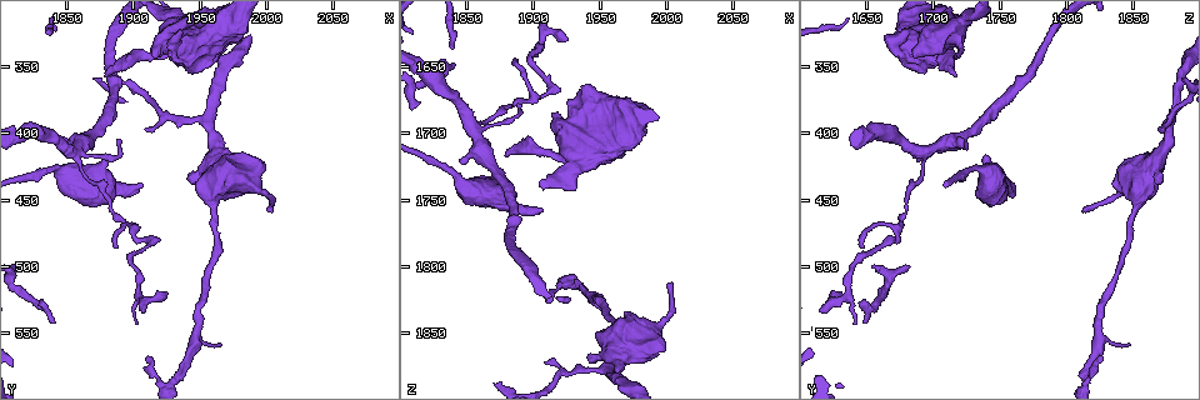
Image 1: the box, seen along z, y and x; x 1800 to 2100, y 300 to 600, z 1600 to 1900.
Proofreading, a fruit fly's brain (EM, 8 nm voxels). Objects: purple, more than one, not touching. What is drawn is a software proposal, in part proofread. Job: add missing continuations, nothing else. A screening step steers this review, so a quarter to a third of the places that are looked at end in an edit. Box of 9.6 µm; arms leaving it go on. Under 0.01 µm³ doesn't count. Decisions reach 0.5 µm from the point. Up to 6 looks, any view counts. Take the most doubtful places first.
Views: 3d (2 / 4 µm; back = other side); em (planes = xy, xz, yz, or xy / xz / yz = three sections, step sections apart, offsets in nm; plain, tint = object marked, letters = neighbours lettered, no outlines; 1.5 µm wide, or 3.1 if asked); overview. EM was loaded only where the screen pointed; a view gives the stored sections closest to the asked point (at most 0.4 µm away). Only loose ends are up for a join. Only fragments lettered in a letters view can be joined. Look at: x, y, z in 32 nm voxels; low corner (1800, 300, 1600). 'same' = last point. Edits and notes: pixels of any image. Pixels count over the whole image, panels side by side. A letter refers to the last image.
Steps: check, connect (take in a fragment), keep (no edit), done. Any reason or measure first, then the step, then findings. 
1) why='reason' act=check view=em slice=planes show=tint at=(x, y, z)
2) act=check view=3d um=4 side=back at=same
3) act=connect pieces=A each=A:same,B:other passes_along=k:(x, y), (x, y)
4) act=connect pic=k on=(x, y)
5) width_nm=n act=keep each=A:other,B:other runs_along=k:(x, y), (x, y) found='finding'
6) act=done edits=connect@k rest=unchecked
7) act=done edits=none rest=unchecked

why='branch stops here' act=check view=em slice=xz step=8 show=letters at=(1914, 344, 1686)

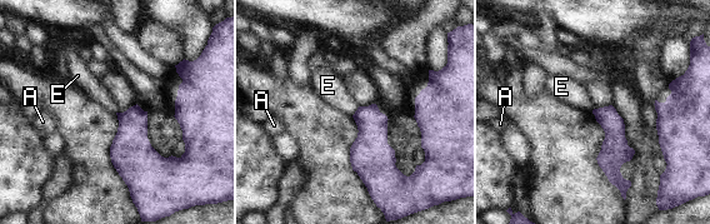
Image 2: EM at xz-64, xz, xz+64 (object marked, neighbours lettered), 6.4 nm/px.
act=keep each=A:other,E:other border=2:(359, 106), (351, 115) found='no lettered fragment goes on from it'

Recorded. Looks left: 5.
why='an open end' act=check view=3d um=4 at=(1940, 430, 1872)

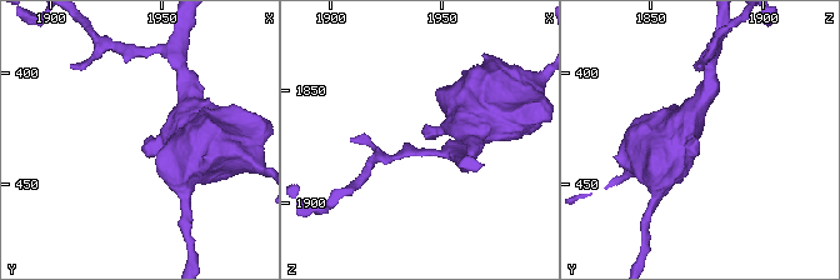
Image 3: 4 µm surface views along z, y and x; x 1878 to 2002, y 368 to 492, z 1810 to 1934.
why='now the EM' act=check view=em slice=yz step=8 show=letters at=(1943, 430, 1871)

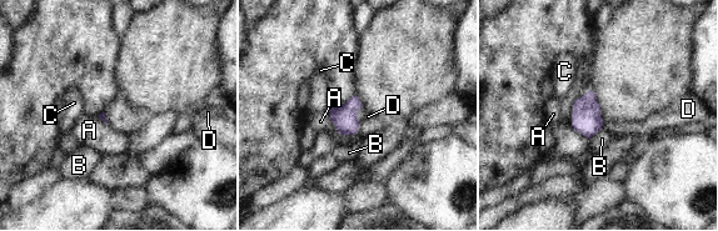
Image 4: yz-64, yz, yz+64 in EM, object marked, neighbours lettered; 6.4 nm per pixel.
longest_contact=A:200nm act=connect pieces=D each=A:other,B:other,C:other,D:same passes_along=4:(344, 117), (357, 131), (370, 125) found='the neuron continues'

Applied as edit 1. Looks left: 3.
act=check view=em slice=xy step=4 show=plain at=(1888, 406, 1680)

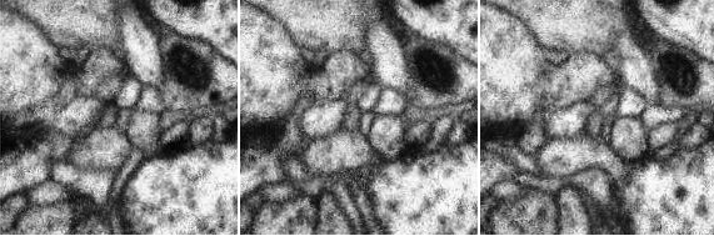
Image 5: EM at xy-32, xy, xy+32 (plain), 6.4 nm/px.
act=check view=em slice=xy step=4 show=letters at=same

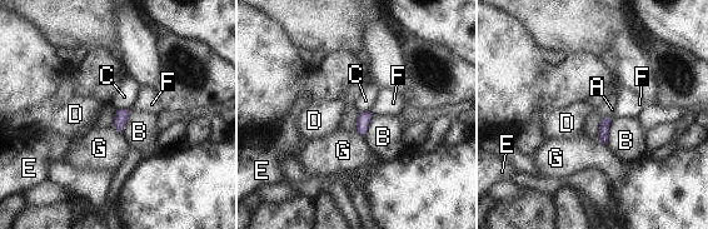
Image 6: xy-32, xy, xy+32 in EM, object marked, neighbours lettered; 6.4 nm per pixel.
act=keep each=A:other,B:other,C:other,D:other,E:other,F:other,G:other border=6:(128, 109), (116, 110) found='no lettered fragment goes on from it'

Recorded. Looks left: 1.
act=done edits=connect@4 rest=unchecked

